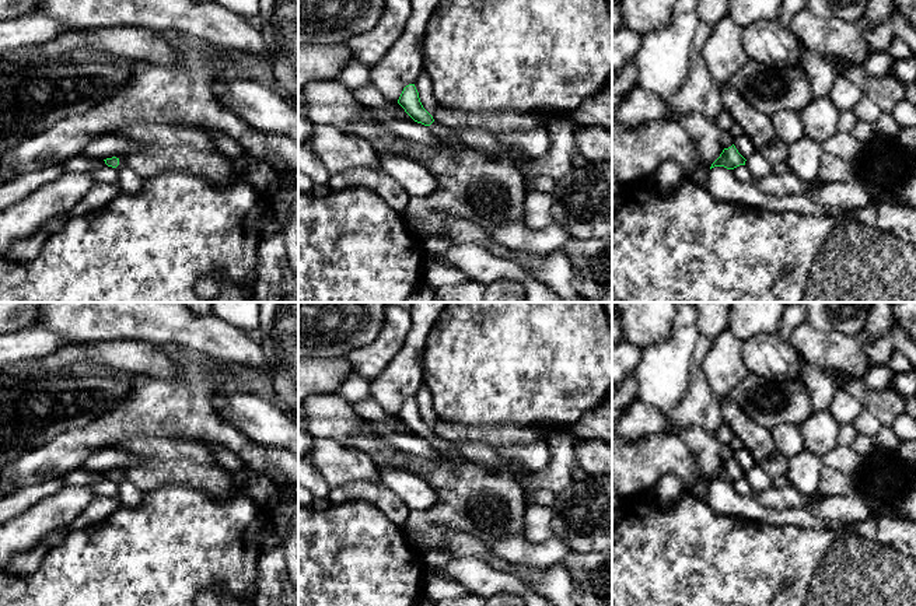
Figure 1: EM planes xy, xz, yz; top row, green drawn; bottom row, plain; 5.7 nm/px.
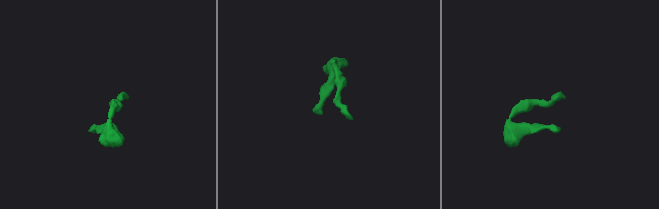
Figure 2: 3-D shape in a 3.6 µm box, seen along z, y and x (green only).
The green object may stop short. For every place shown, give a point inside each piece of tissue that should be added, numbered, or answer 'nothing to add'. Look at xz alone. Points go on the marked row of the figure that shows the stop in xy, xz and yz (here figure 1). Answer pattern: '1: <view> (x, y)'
1: xz (448, 137)

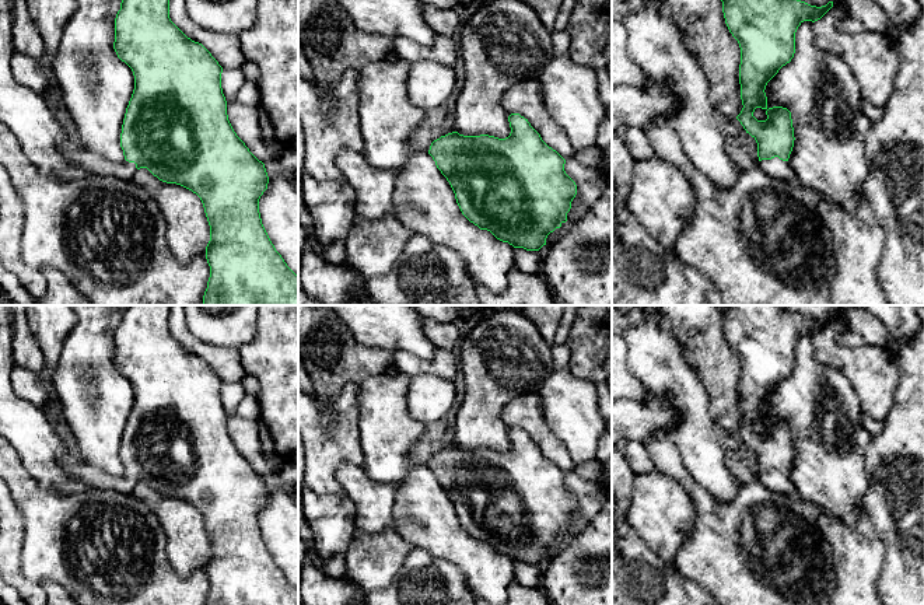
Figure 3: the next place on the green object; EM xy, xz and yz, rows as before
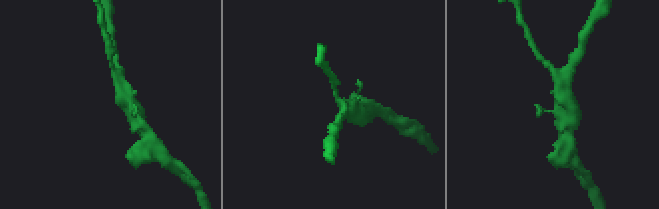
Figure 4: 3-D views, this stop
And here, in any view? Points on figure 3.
1: yz (777, 168)

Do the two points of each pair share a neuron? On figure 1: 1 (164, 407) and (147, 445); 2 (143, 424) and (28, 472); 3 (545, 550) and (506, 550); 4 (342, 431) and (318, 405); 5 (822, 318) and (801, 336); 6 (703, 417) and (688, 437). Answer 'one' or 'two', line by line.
1: two
2: one
3: one
4: one
5: two
6: two

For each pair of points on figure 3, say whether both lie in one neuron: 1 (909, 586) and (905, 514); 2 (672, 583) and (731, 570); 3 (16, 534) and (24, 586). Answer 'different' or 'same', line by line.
1: same
2: different
3: same

